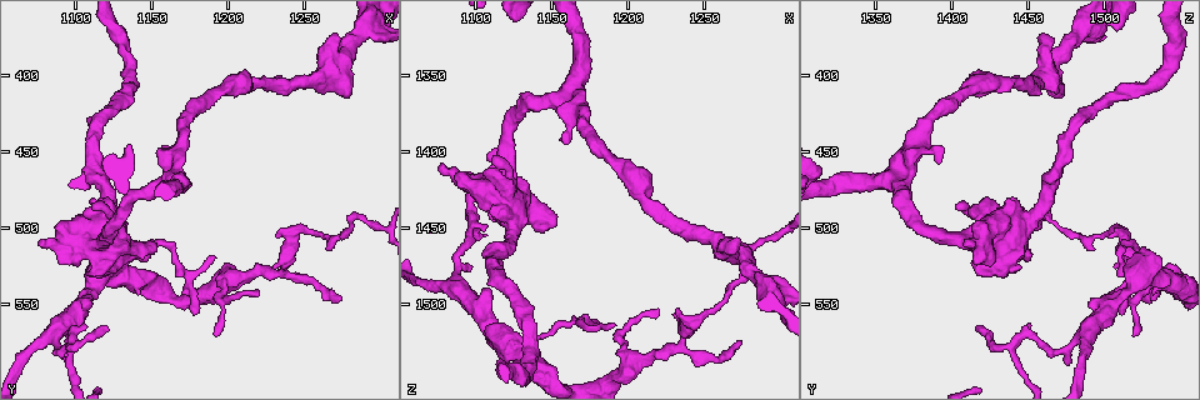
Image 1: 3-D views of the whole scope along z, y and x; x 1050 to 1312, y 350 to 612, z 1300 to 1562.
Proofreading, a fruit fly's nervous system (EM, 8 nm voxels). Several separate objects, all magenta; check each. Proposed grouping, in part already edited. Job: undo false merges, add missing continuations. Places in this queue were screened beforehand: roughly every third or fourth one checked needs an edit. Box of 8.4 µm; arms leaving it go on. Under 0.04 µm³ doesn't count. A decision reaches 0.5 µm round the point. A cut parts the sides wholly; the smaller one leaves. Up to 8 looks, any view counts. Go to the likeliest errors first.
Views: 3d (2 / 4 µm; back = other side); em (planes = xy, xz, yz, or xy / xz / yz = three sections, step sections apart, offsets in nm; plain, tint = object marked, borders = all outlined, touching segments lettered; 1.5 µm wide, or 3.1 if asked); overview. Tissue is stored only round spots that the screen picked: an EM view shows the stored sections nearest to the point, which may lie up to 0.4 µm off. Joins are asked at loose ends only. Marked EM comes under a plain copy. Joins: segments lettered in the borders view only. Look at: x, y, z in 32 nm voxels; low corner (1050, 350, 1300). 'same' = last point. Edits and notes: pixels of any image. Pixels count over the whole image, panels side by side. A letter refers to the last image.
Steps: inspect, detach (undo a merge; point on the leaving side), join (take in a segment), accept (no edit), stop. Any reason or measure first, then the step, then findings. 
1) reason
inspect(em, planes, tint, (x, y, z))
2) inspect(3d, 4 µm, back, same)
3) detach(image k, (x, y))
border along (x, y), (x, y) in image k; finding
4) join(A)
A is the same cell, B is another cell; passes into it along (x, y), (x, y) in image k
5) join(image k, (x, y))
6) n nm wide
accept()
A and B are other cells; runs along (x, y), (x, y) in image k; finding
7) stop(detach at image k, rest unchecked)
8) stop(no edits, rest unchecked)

branch stops here
inspect(3d, 4 µm, (1078, 510, 1408))

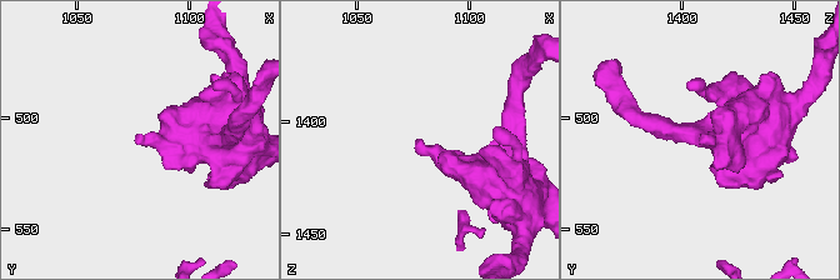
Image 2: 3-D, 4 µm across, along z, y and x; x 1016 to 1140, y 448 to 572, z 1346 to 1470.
now the EM
inspect(em, xz, step 8, borders, (1077, 510, 1408))

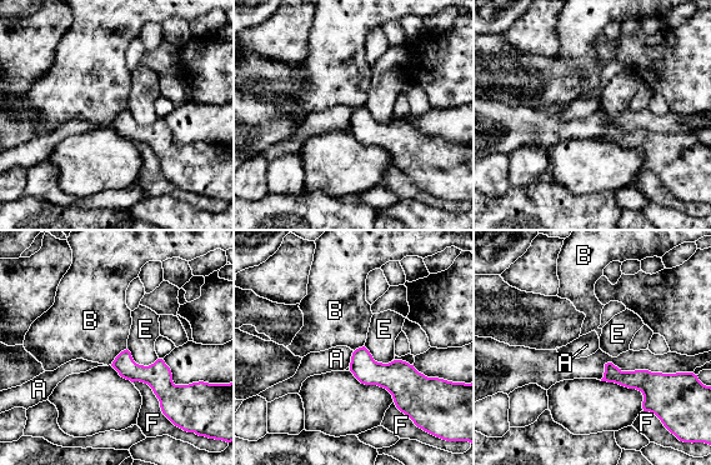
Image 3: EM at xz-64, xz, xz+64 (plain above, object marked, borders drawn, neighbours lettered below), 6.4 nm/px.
accept()
A, B, E and F are other cells; no lettered segment goes on from it

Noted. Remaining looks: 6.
branch stops here
inspect(3d, 4 µm, (1122, 564, 1418))

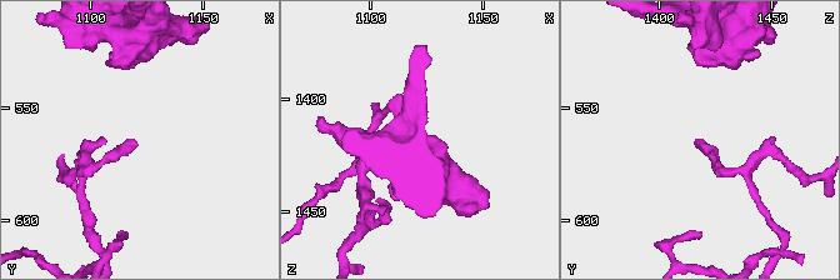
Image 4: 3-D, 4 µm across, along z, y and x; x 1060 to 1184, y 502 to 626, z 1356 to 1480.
shape alone is not enough
inspect(em, xz, step 8, tint, (1121, 565, 1416))

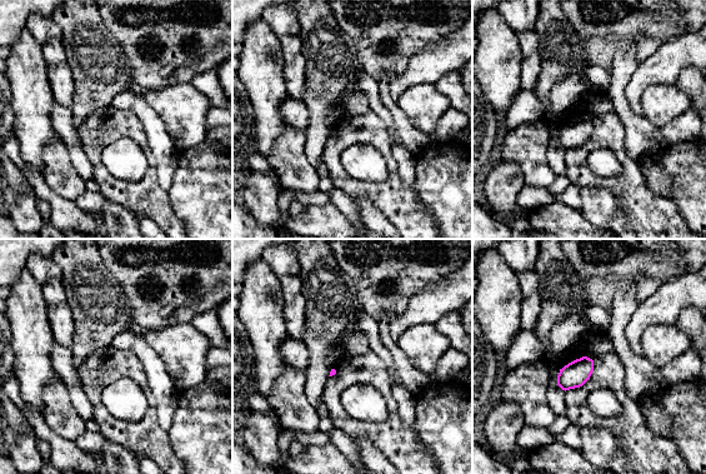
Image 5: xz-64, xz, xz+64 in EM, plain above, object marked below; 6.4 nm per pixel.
inspect(em, planes, borders, same)

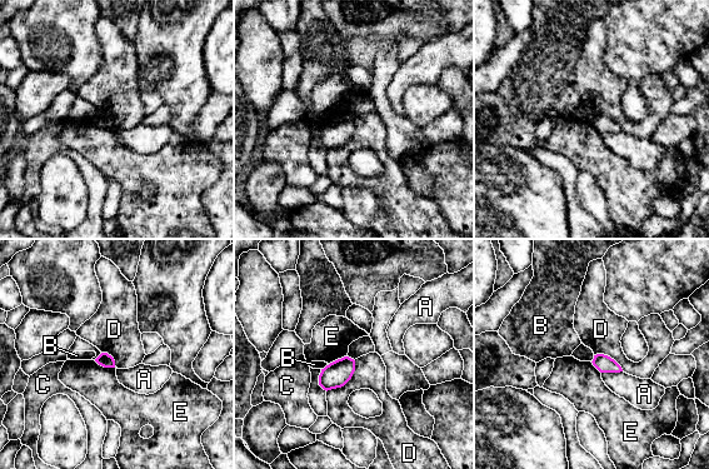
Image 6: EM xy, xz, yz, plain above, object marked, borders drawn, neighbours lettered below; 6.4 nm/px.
accept()
A, B, C, D and E are other cells; border along (355, 360), (353, 375), (326, 392) in image 6; none of them fits

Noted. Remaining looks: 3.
thin neck
inspect(em, xy, step 4, tint, (1234, 526, 1524))

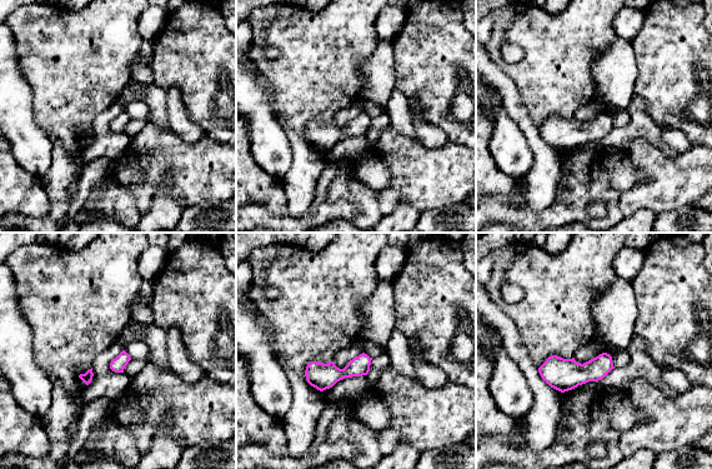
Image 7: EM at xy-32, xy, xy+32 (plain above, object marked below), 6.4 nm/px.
cut it another way
inspect(em, planes, tint, same)

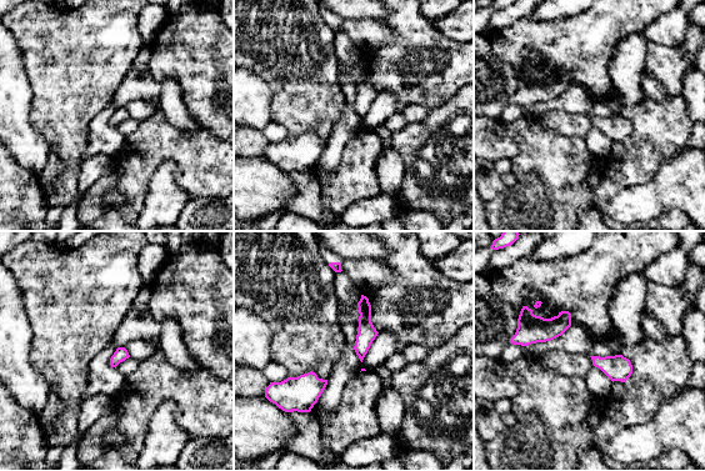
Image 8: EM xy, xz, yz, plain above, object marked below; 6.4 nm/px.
inspect(em, planes, borders, same)

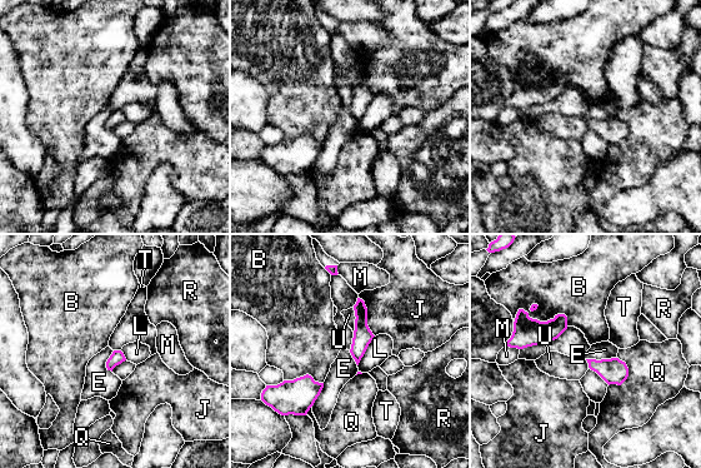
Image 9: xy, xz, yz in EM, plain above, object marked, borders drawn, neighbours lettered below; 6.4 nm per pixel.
90 nm wide
accept()
B, E, J, L, M, Q, R, T and U are other cells; runs along (360, 303), (360, 344), (357, 357) in image 9; one cell here

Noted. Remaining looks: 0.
stop(no edits, rest unchecked)

